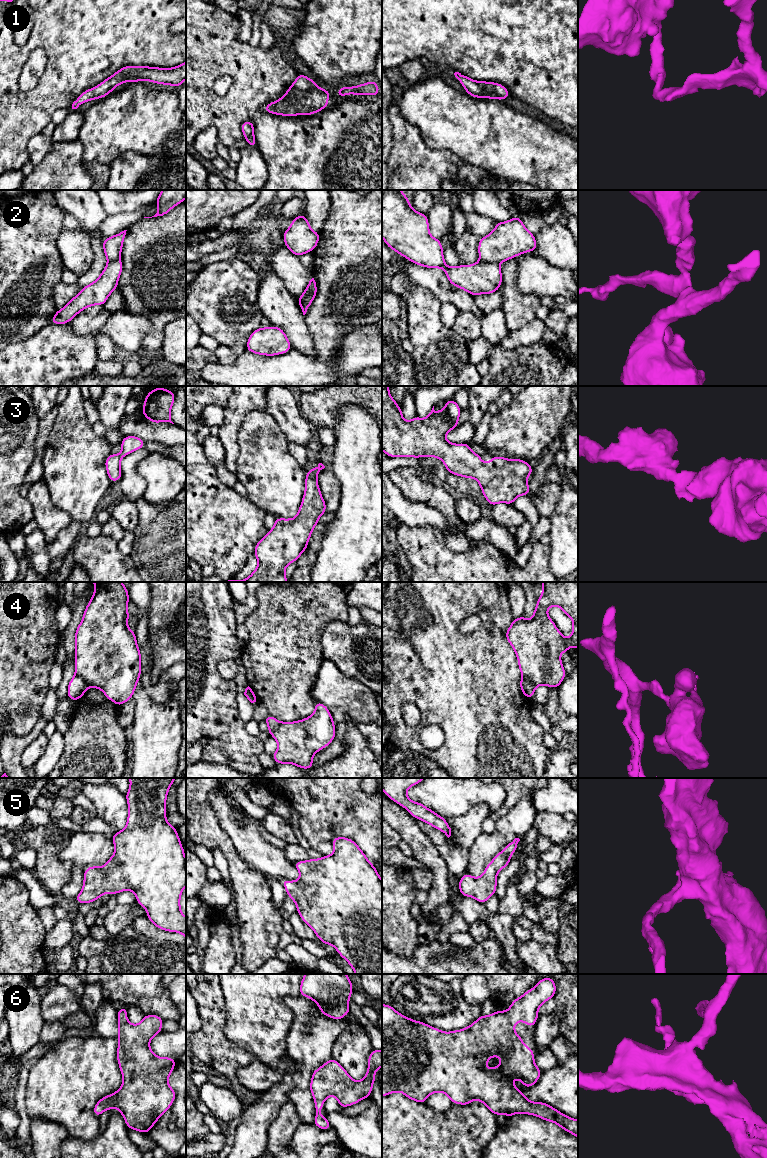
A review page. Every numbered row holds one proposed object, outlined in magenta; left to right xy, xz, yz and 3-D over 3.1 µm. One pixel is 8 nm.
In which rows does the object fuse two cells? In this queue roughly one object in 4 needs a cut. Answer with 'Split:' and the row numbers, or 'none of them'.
Split: 2, 4

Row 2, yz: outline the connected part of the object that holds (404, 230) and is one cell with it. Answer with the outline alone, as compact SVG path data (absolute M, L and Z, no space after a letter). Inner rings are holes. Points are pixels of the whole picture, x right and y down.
M401 190L382 191L382 238L386 245L407 260L426 268L442 268L451 285L472 296L499 290L499 263L480 260L472 265L448 267L441 240L430 235L428 217L416 212Z

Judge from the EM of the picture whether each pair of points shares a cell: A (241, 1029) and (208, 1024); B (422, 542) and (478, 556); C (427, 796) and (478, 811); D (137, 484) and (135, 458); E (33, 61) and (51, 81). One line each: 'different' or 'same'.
A: different
B: same
C: different
D: same
E: different

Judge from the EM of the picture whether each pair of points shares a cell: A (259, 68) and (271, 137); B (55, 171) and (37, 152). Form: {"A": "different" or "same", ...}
{"A": "same", "B": "different"}

